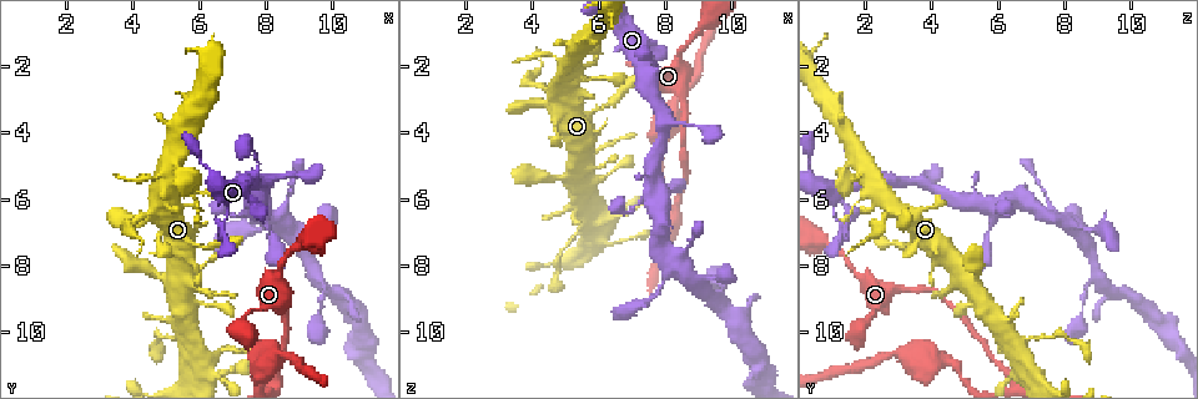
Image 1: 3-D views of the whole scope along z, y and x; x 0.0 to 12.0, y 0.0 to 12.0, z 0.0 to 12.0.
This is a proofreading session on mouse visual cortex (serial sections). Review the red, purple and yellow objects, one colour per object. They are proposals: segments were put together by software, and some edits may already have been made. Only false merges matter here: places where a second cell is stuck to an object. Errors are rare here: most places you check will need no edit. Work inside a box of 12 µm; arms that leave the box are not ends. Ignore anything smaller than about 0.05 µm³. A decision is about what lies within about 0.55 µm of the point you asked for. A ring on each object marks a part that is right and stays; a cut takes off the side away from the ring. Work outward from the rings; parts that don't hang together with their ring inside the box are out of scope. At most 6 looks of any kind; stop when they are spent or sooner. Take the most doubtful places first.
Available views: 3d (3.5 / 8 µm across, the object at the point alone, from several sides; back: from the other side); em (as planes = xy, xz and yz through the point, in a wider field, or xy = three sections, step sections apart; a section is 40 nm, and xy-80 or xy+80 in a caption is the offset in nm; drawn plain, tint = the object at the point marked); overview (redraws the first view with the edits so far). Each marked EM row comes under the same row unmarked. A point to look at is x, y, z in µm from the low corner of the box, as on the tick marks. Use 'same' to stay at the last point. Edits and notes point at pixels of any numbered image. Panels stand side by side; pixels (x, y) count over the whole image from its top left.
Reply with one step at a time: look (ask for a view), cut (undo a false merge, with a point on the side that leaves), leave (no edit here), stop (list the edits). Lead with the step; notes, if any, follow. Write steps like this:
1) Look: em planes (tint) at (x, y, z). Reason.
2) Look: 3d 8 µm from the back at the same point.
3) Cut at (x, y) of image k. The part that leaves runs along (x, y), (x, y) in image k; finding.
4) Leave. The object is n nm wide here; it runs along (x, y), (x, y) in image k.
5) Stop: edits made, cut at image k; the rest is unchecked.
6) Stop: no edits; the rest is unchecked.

Look: 3d 3.5 µm at (5.6, 10.3, 6.4). Side arm on a straight run.

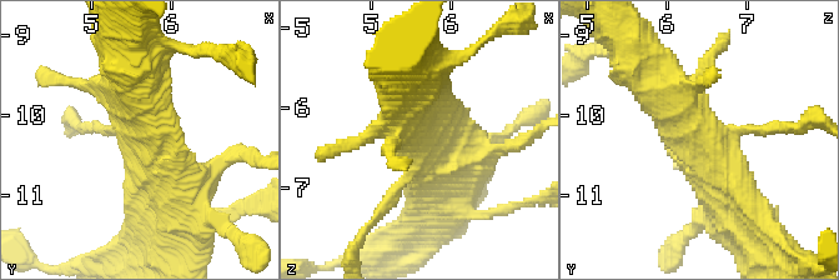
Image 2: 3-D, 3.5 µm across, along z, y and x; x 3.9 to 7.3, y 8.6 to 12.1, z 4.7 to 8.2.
Look: em xy step 5 (tint) at (5.65, 10.30, 6.40). Need the tissue.

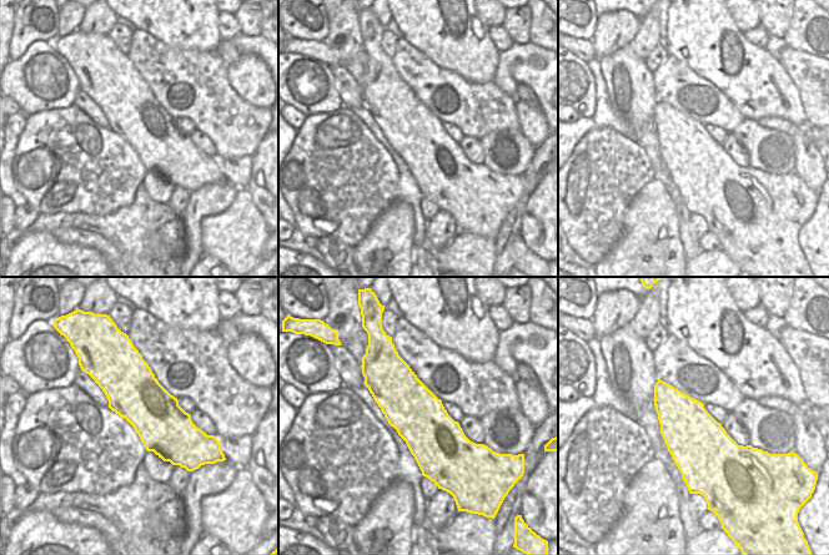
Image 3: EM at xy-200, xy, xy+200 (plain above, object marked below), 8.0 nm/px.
Look: em planes (tint) at the same point. Another direction.

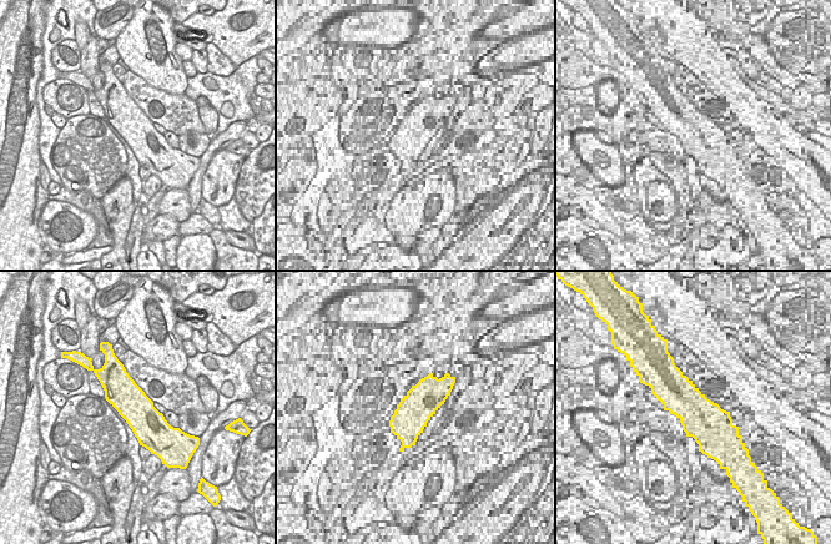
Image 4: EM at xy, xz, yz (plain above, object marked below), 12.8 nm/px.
Leave. It runs along (649, 74), (732, 204) in image 2; all the same cell.

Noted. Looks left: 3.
Look: 3d 3.5 µm at (7.0, 6.5, 6.3). A narrow waist.

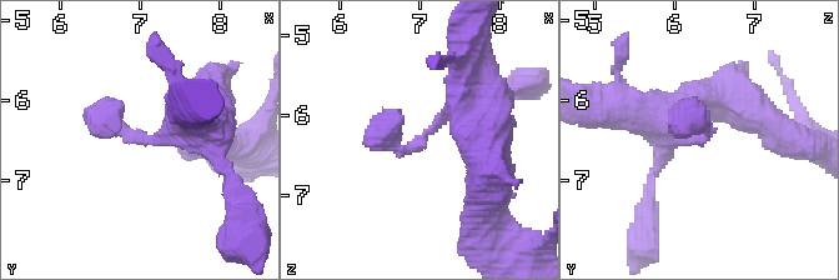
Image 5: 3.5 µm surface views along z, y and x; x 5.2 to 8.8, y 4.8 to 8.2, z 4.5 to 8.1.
Leave. All the same cell.

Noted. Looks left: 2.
Look: em xy step 2 (tint) at (8.4, 8.1, 1.6). Calibre changes.

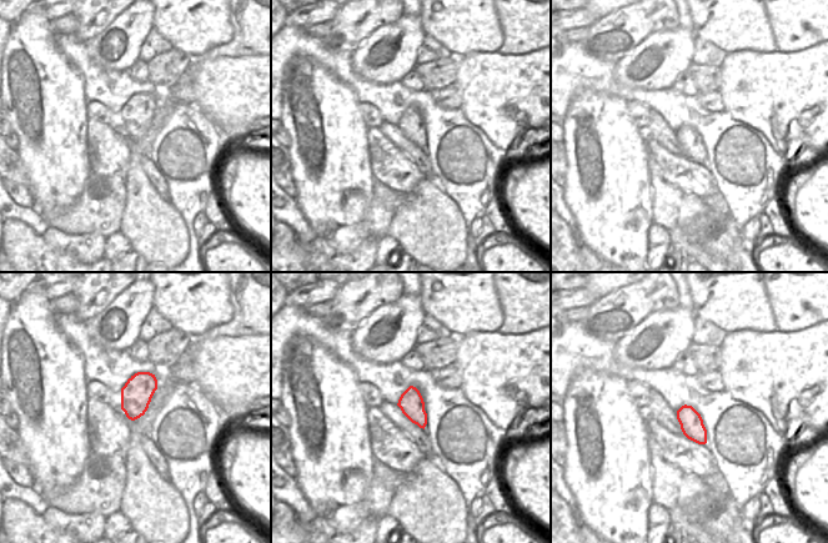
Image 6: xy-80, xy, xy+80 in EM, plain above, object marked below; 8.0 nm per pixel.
Look: 3d 3.5 µm from the back at the same point. See where the arms go.

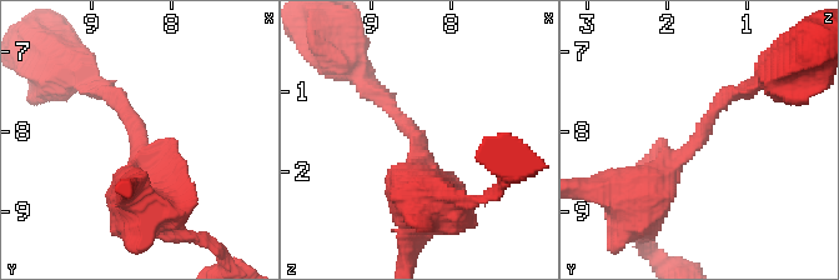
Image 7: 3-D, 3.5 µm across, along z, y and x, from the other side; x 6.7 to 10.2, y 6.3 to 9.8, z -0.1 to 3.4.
Leave. It runs along (639, 208), (719, 104), (742, 93) in image 7; all the same cell.

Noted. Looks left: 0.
Stop: no edits; the rest is unchecked.

